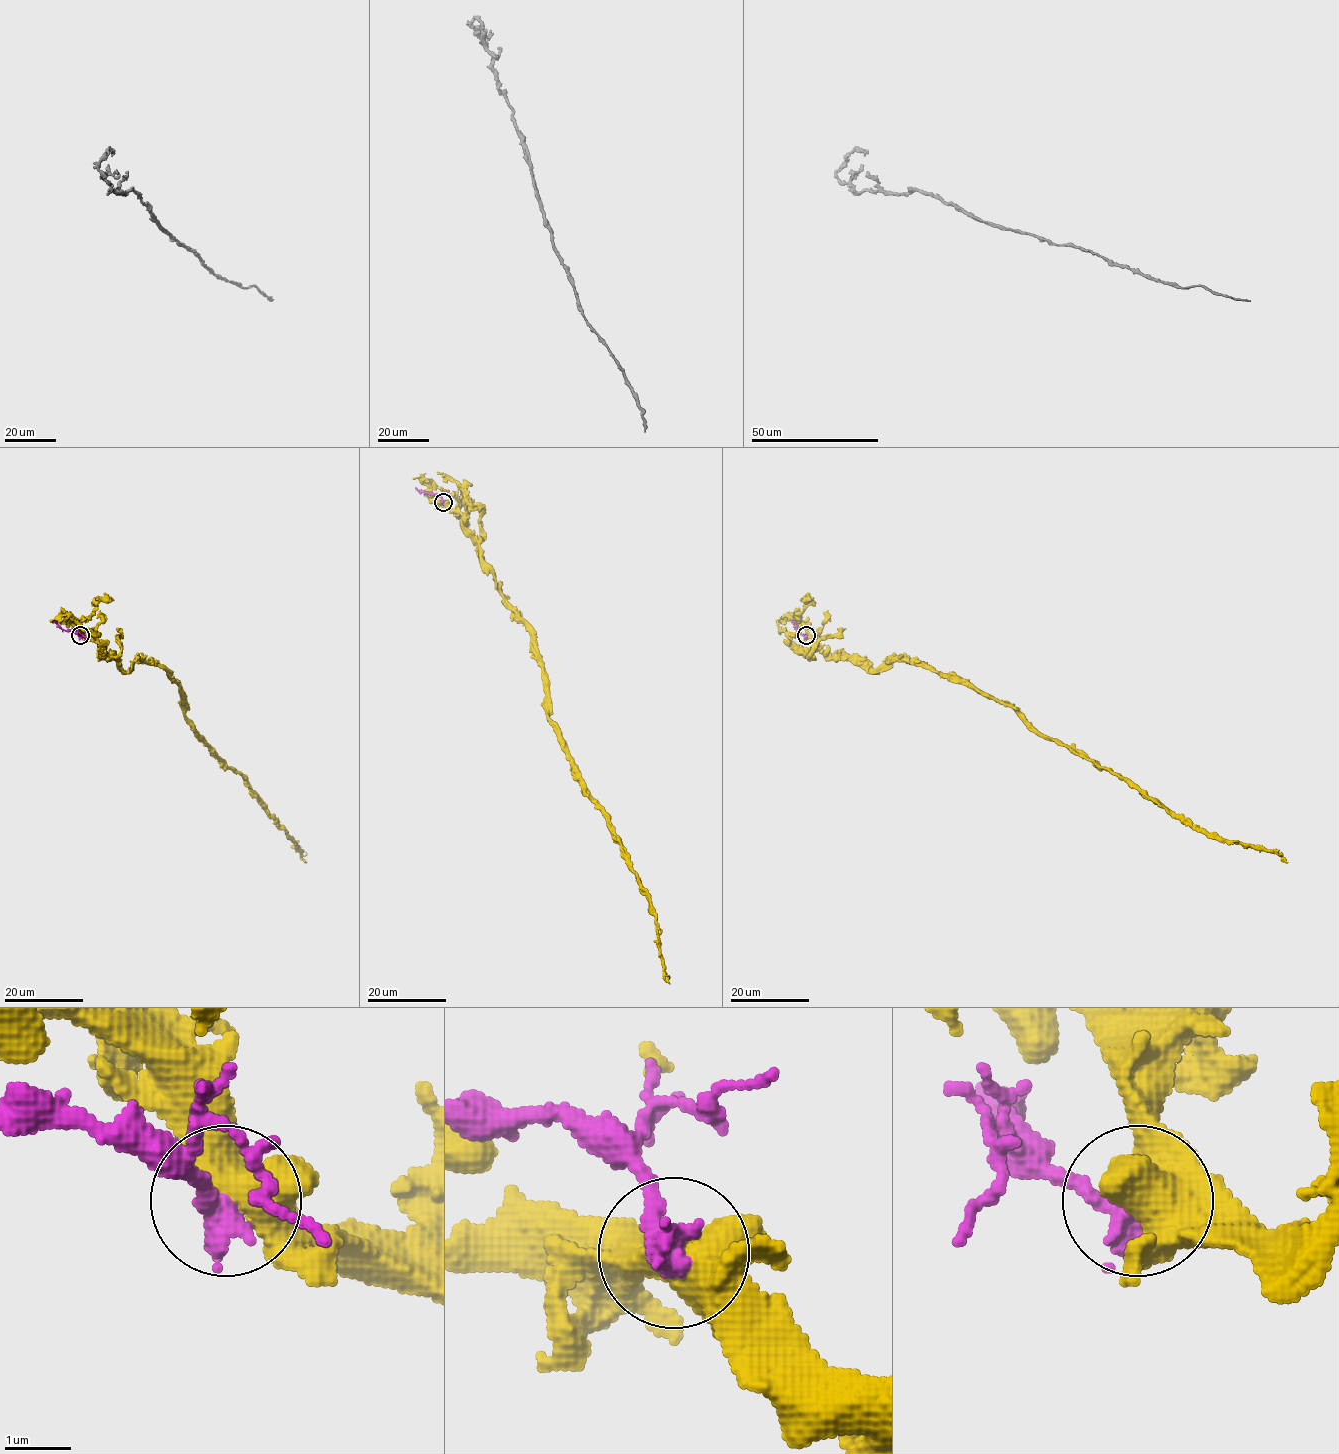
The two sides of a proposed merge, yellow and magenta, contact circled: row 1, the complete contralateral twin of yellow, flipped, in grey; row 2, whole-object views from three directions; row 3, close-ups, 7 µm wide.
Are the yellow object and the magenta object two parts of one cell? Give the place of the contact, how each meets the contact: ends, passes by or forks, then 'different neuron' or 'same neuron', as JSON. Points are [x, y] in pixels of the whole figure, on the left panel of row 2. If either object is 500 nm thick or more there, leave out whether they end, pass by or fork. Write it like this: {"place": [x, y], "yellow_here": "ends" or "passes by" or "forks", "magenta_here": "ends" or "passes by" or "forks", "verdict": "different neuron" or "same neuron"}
{"place": [80, 635], "yellow_here": "forks", "magenta_here": "ends", "verdict": "different neuron"}

